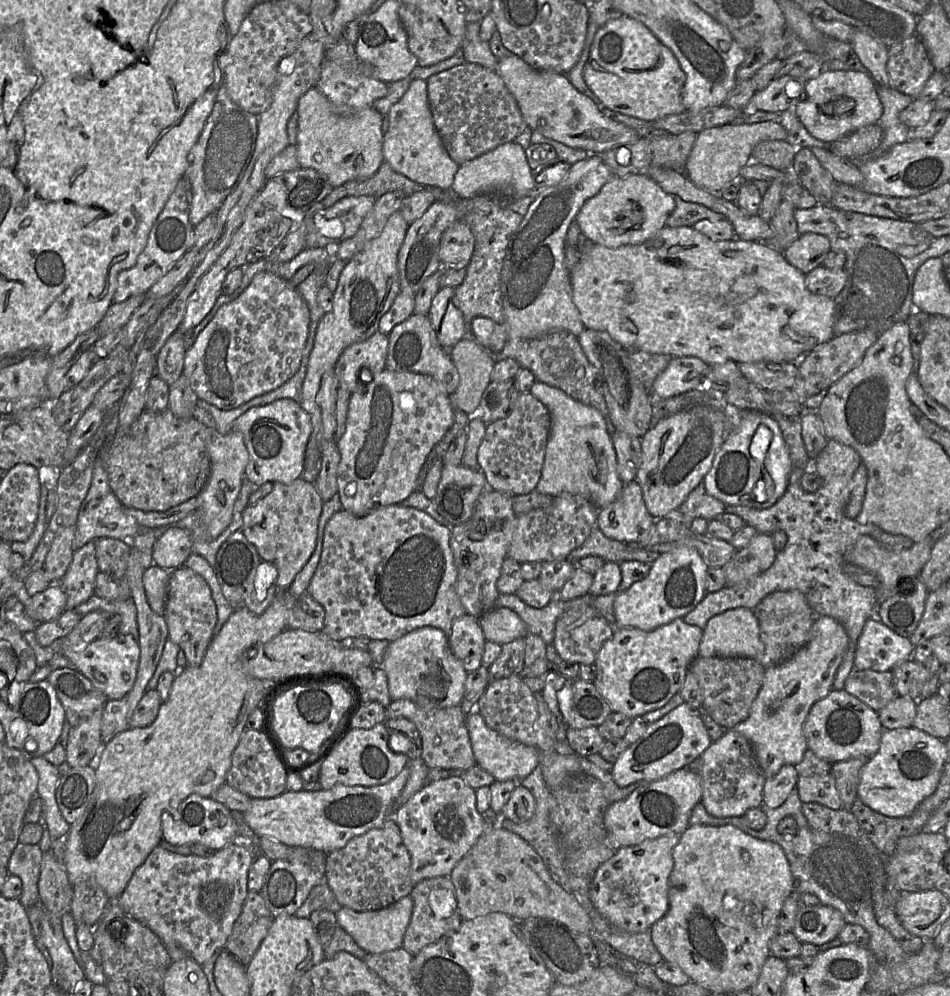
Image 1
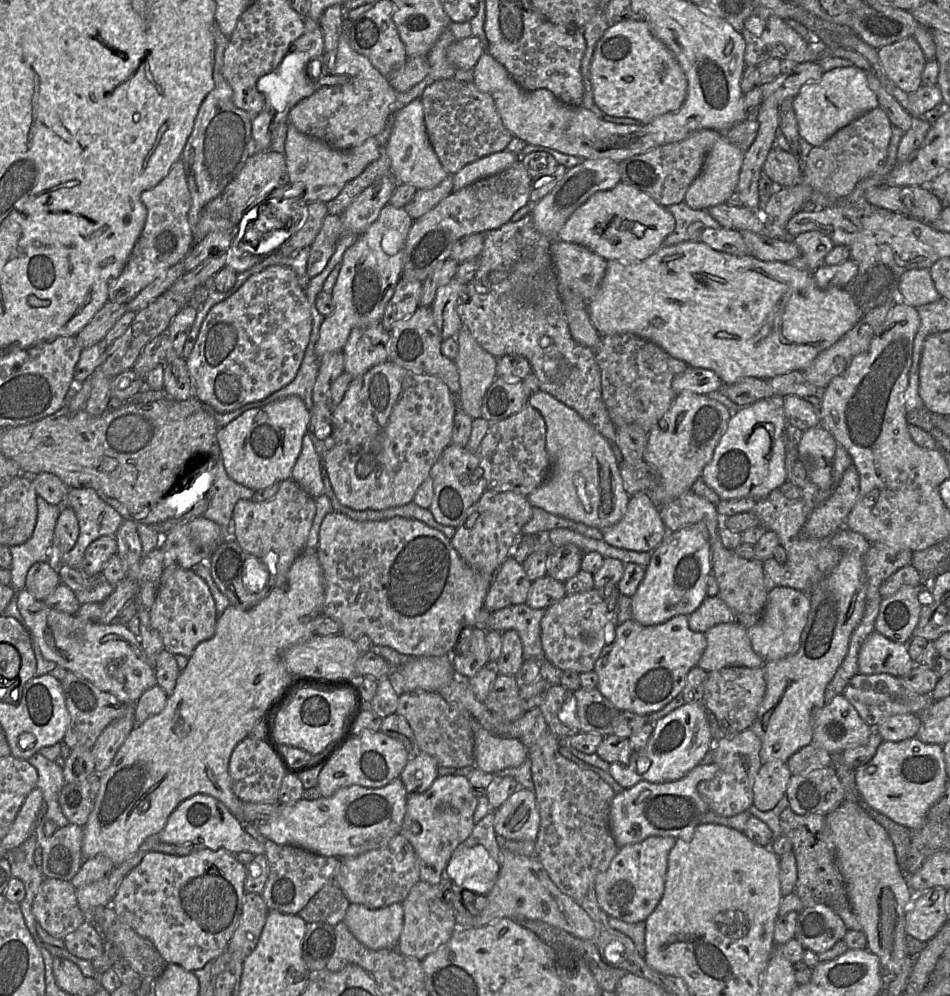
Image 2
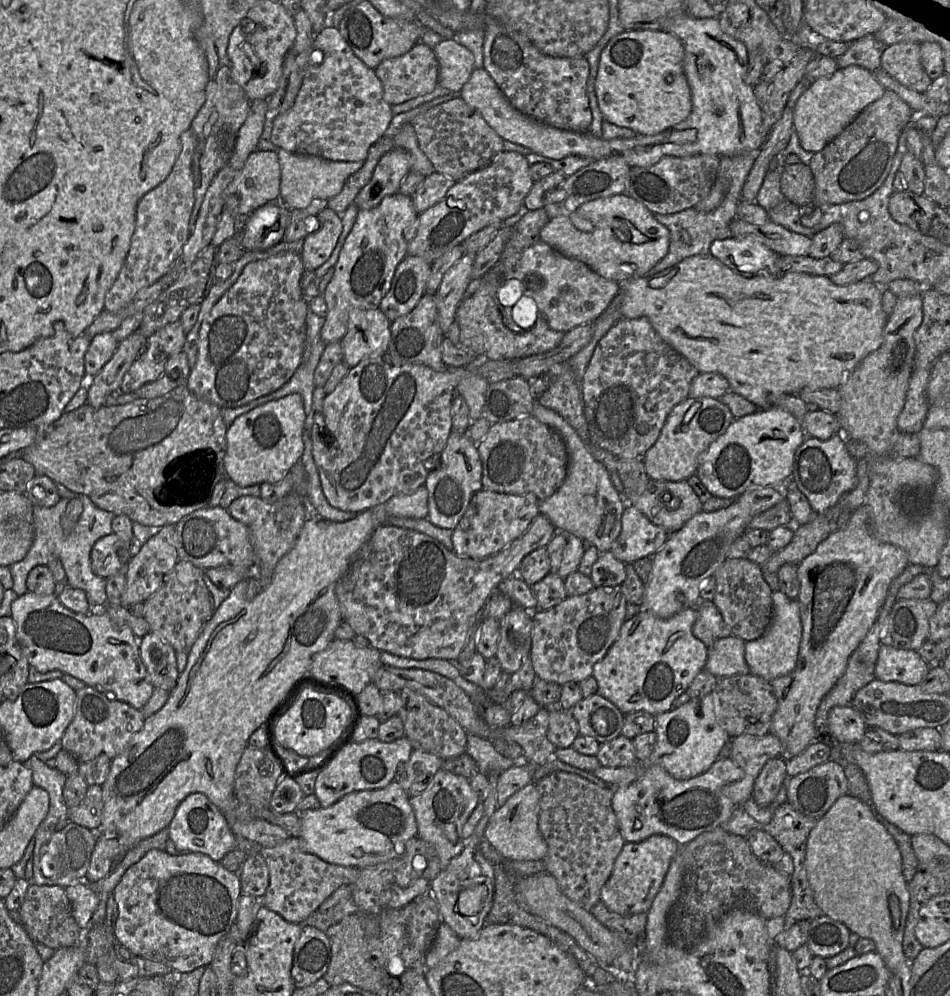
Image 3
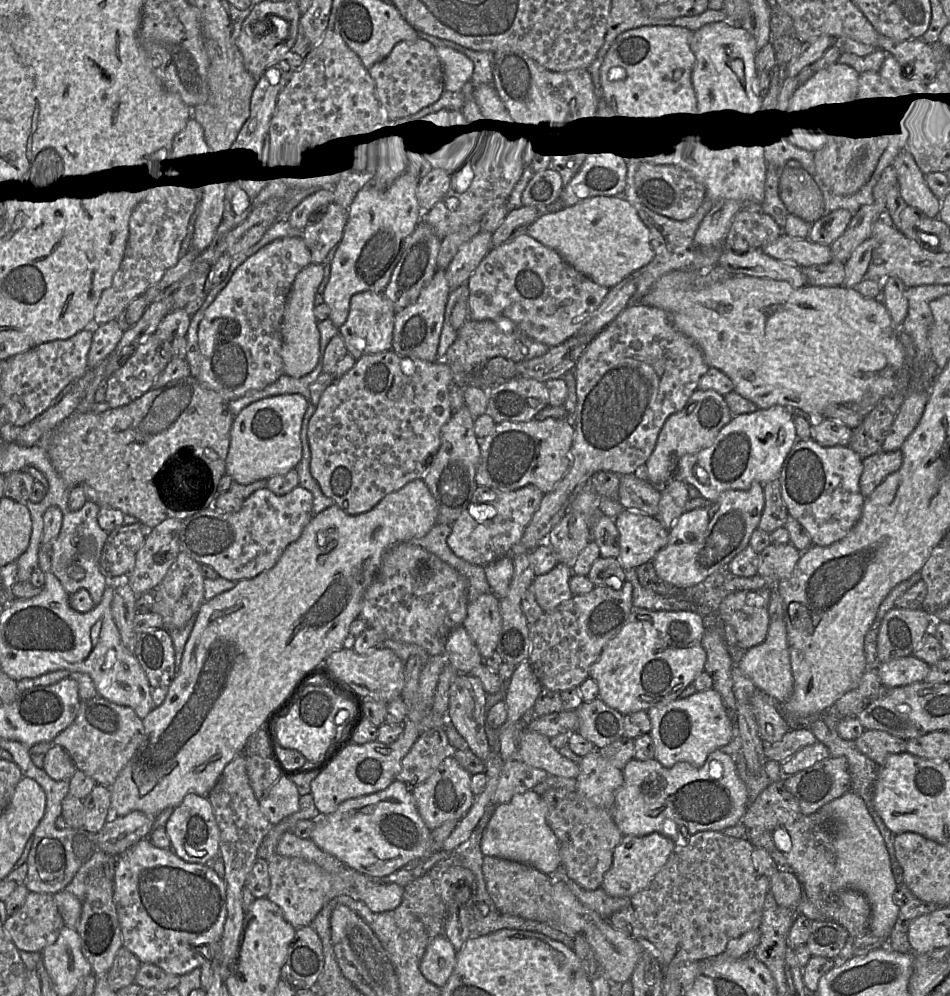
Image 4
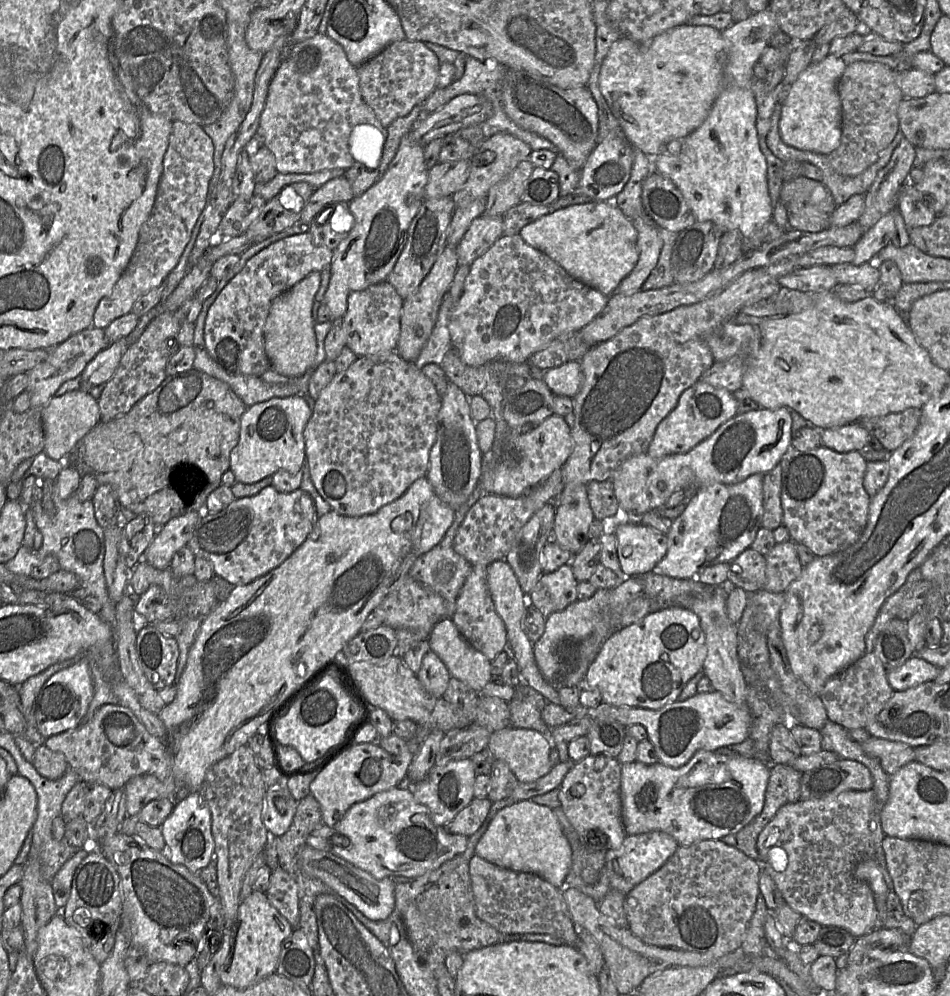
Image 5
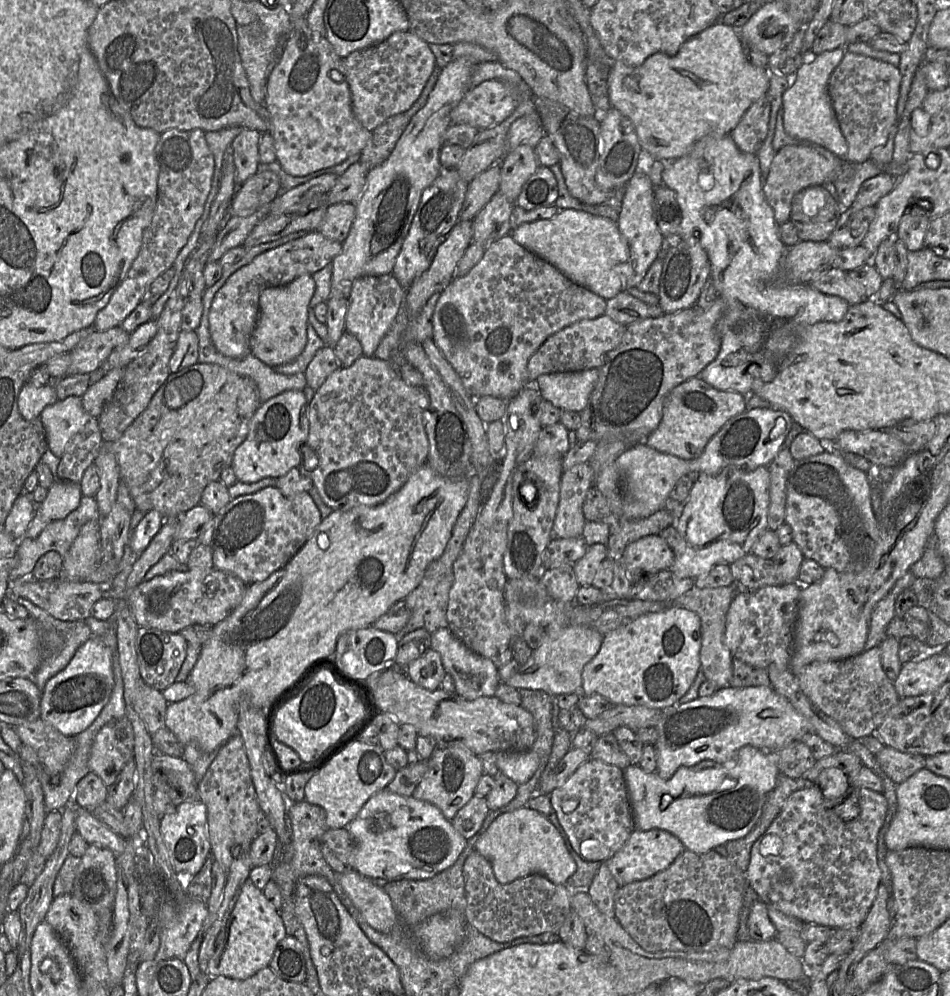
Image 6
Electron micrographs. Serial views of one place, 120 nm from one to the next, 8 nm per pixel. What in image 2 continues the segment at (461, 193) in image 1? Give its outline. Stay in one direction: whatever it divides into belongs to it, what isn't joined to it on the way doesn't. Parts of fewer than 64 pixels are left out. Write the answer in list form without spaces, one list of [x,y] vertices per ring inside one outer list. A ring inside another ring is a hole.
[[[505,149],[471,162],[452,176],[453,191],[459,191],[480,179],[498,174],[510,167],[517,159],[516,153]]]

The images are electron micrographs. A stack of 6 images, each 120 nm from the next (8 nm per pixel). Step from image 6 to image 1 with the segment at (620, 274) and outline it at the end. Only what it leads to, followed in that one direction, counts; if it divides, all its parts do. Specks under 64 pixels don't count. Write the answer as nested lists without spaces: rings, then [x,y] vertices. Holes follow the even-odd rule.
[[[632,174],[626,177],[614,175],[595,196],[585,202],[575,220],[582,235],[589,241],[617,248],[624,245],[638,245],[652,238],[666,225],[675,207],[674,196],[666,193],[651,177],[644,174]]]

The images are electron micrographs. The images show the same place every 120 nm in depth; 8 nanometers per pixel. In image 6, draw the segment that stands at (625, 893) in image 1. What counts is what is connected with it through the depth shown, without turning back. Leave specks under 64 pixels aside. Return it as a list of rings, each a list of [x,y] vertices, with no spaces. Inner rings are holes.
[[[635,829],[622,848],[606,863],[618,885],[624,886],[635,881],[648,879],[665,870],[685,850],[682,842],[668,831]]]

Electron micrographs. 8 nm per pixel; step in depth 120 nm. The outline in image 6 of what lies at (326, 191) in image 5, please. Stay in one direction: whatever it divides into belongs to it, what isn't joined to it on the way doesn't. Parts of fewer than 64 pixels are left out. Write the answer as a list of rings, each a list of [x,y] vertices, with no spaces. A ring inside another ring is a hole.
[[[361,162],[351,165],[327,193],[329,205],[355,203],[363,191],[368,170],[369,168]]]

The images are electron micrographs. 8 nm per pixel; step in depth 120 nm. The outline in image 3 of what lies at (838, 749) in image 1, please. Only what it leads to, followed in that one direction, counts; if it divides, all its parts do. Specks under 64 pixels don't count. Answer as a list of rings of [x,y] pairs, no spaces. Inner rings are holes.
[[[852,705],[835,706],[828,712],[825,732],[836,742],[858,744],[866,727]]]

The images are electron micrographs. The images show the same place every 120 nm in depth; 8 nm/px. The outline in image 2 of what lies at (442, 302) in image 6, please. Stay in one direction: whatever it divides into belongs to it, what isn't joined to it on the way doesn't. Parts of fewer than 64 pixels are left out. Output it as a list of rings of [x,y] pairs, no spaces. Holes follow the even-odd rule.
[[[553,240],[549,251],[558,286],[576,291],[585,302],[598,292],[607,269],[607,260],[575,243]]]

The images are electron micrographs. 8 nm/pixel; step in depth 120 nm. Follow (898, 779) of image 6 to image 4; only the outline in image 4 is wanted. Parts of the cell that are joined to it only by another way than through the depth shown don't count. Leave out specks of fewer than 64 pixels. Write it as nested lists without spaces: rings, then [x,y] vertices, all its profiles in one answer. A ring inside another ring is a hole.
[[[864,730],[854,743],[861,753],[879,766],[888,755],[906,751],[906,740],[880,730]]]

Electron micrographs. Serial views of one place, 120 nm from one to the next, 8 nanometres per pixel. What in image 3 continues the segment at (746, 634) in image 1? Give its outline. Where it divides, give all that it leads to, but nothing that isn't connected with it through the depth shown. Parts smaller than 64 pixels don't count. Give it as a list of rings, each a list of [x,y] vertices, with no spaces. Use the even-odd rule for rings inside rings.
[[[734,635],[720,638],[708,649],[705,669],[717,678],[748,674],[744,655],[744,640]]]

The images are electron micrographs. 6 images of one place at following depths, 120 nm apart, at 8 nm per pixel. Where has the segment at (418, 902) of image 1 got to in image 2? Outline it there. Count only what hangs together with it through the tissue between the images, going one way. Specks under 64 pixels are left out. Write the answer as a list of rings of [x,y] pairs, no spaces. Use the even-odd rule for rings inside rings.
[[[444,871],[444,878],[440,881],[439,884],[437,885],[430,885],[423,880],[418,881],[411,889],[408,897],[401,903],[403,905],[403,910],[404,910],[404,918],[403,918],[403,928],[400,934],[400,940],[397,946],[397,950],[408,957],[416,958],[419,961],[422,961],[425,957],[427,957],[429,954],[435,952],[441,945],[447,943],[449,939],[452,937],[453,933],[457,930],[457,923],[456,923],[456,918],[455,918],[455,910],[454,907],[451,903],[447,902],[445,900],[445,893],[450,891],[452,888],[451,882],[445,877],[445,871]]]

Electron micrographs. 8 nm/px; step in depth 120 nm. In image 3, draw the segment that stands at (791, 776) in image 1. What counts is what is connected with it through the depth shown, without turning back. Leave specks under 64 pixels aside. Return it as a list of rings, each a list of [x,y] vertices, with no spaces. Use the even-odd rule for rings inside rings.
[[[769,759],[755,779],[752,798],[761,807],[769,806],[788,778],[785,759]]]

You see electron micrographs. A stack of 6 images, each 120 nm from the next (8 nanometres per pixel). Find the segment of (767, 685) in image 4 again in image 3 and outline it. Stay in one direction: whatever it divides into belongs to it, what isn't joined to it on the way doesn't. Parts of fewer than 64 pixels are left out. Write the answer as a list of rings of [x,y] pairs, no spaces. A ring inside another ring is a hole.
[[[779,590],[772,592],[772,621],[770,627],[761,637],[745,642],[744,658],[749,667],[749,673],[771,682],[775,678],[792,672],[796,666],[798,658],[801,635],[802,625],[798,601],[789,599]]]

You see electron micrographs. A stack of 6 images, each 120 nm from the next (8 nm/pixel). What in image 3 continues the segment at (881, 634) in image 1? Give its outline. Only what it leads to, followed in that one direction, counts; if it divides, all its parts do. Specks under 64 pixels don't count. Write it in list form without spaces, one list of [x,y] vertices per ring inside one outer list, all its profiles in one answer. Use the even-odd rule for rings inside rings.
[[[880,646],[875,666],[875,679],[918,685],[927,670],[928,663],[916,650]]]

